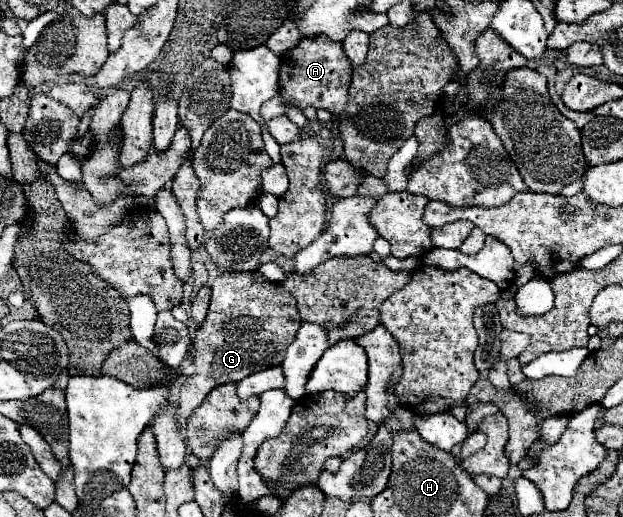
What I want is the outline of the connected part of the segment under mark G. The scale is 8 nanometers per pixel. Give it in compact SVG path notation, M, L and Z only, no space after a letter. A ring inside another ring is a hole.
M258 271L222 273L212 283L212 299L206 321L194 337L196 371L180 387L178 415L190 419L204 397L218 385L242 381L250 373L280 365L288 345L302 325L296 299L278 283L268 283Z

